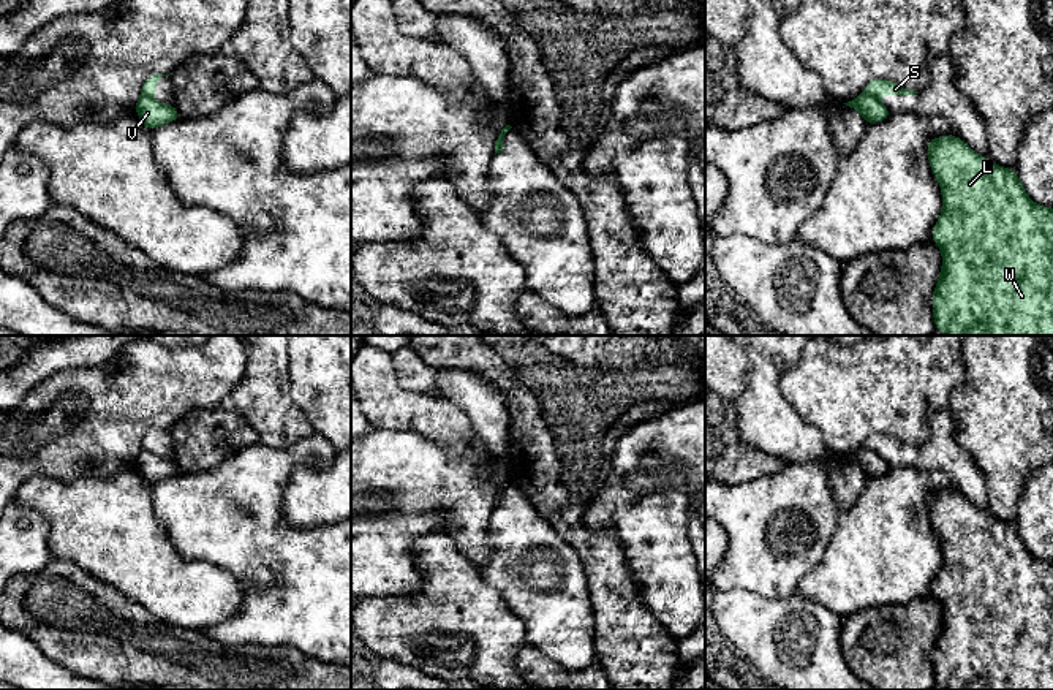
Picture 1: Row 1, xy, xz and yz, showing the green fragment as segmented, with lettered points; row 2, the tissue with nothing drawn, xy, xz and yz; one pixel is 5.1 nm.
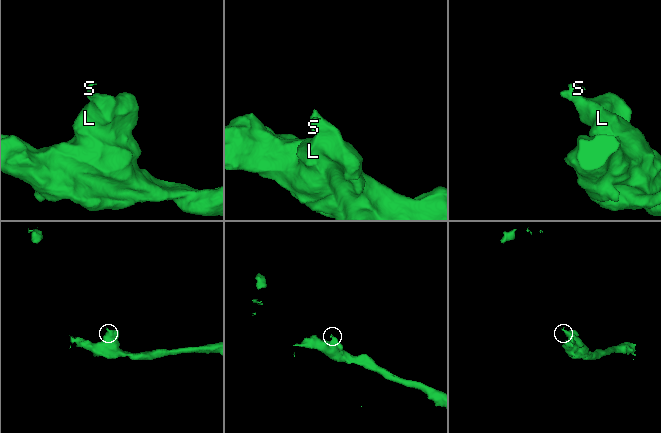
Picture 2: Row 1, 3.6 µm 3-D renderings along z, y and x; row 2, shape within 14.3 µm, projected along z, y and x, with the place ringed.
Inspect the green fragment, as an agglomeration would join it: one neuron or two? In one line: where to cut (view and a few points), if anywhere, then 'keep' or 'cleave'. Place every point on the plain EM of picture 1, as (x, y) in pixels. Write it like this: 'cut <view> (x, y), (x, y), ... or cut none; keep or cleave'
cut yz (865, 447), (873, 453); cleave

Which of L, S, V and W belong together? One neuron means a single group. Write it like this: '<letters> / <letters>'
L V W / S

